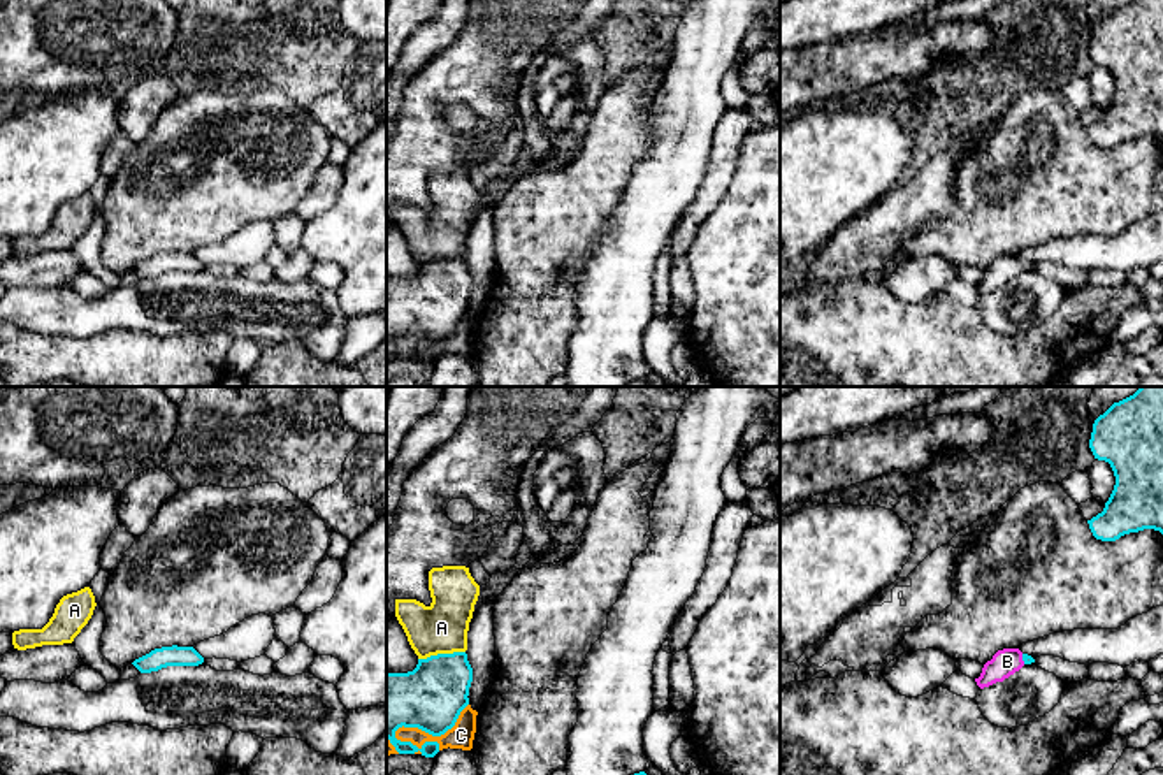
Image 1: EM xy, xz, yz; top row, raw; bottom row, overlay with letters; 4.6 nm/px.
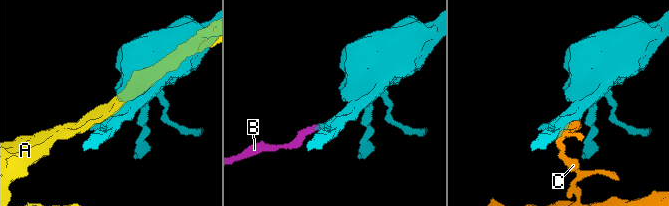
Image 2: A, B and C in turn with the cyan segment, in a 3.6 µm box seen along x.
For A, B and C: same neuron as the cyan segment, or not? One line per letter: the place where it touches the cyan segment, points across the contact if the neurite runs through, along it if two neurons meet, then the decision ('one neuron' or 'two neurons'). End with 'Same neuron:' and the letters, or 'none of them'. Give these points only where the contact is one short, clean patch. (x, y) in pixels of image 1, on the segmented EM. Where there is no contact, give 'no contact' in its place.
A: meets cyan in xz at (441, 654); two neurons
B: meets cyan in yz at (1023, 659); runs through yz (1028, 659), (1023, 659), (1007, 661); one neuron
C: meets cyan in xz at (433, 735); two neurons
Same neuron: B

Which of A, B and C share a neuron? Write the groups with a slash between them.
A / B / C

